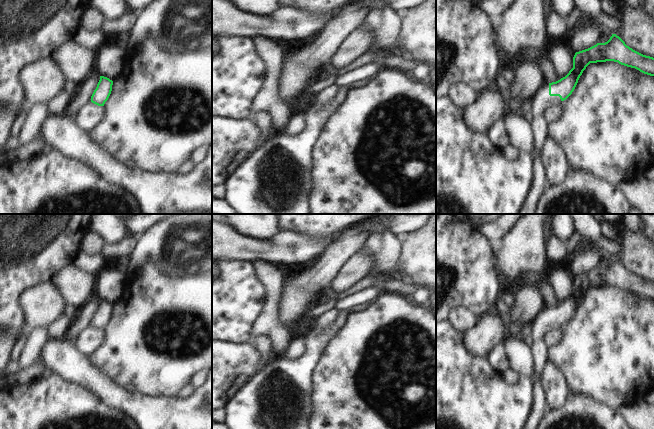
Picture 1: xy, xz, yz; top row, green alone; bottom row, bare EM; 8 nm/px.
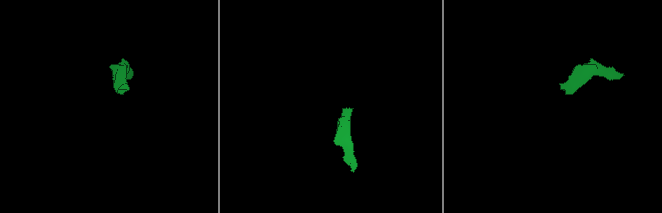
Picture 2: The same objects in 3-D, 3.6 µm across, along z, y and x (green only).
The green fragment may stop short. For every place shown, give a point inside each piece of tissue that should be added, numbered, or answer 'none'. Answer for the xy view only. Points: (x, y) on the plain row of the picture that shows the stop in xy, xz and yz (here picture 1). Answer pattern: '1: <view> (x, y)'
none

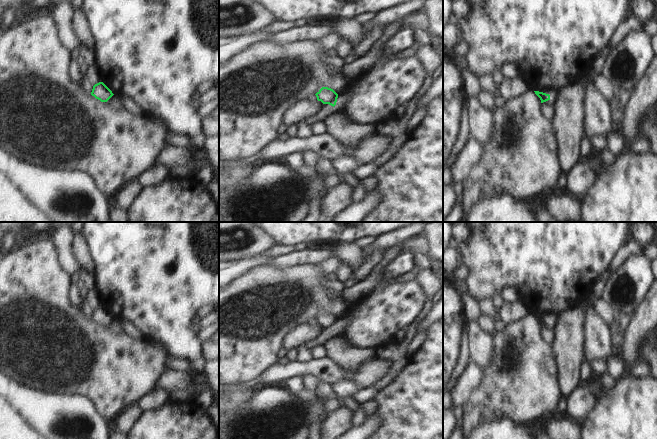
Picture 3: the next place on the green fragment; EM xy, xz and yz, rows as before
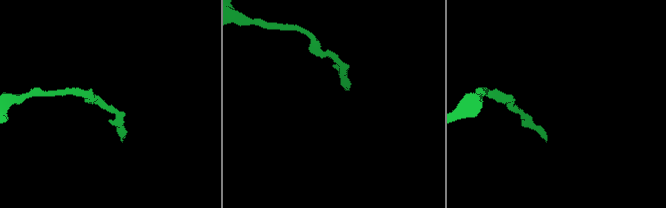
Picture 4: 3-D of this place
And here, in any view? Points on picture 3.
1: yz (548, 333)

